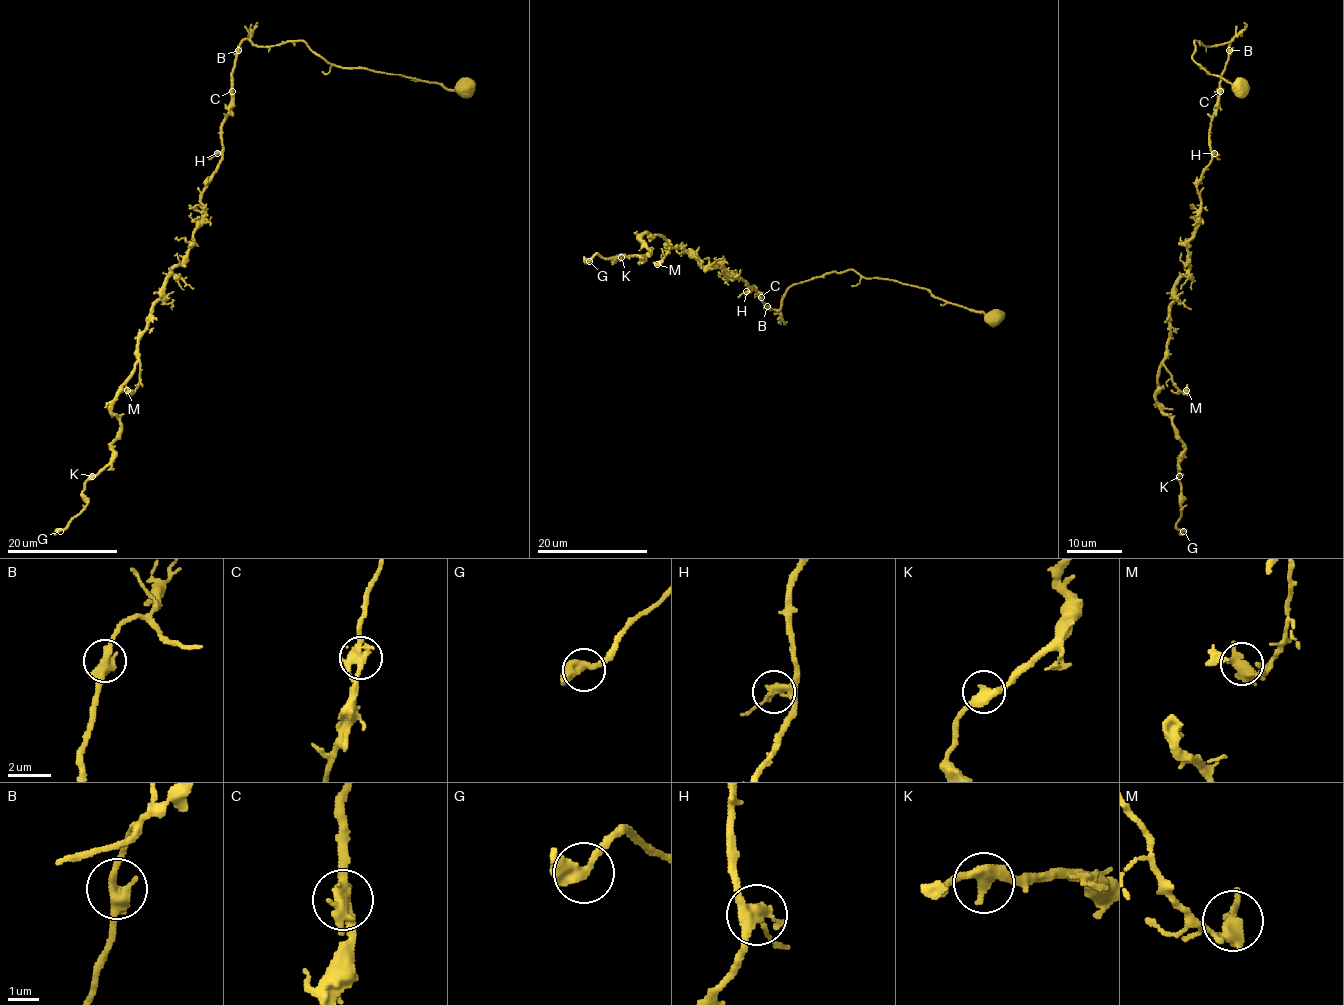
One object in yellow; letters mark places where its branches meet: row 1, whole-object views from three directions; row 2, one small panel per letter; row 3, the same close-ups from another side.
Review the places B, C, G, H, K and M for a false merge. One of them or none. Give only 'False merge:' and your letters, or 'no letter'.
False merge: no letter

